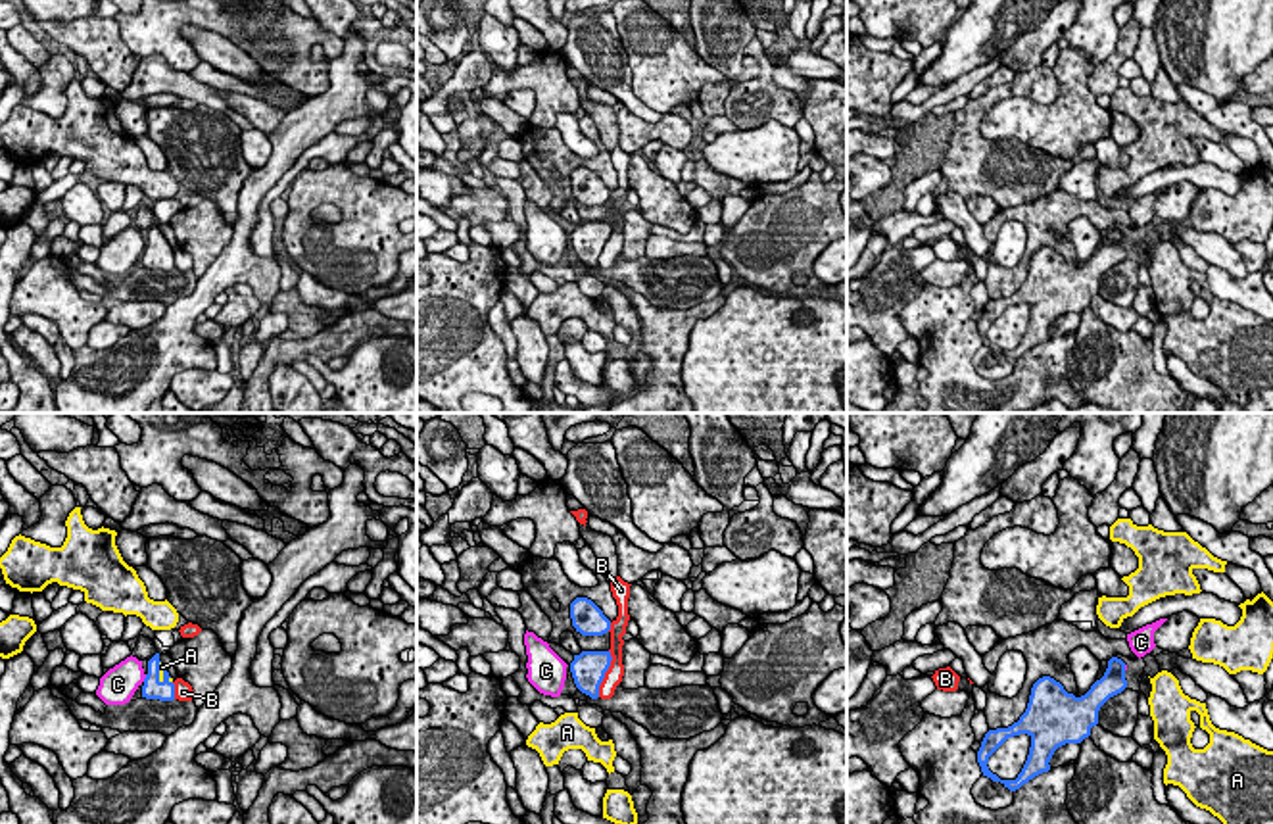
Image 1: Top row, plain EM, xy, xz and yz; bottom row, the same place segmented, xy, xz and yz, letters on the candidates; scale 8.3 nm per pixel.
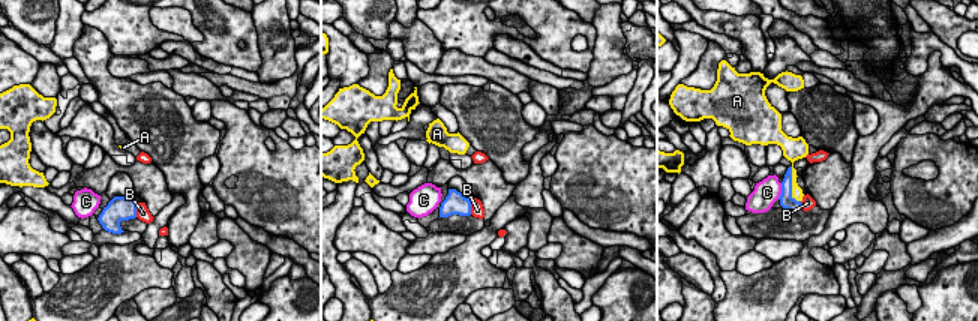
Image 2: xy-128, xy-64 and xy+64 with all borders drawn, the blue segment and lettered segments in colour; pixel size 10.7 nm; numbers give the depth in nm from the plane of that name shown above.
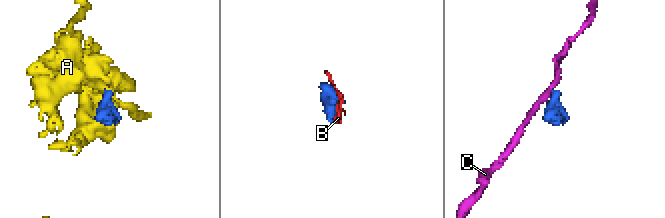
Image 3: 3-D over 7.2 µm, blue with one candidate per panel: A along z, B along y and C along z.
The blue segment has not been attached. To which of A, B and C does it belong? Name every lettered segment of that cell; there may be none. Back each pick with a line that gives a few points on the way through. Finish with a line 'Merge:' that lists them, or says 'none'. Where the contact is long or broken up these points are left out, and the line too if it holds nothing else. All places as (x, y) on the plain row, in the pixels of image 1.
A: Path across: xy (152, 258), (158, 252), (158, 242), (162, 237)
Merge: A

